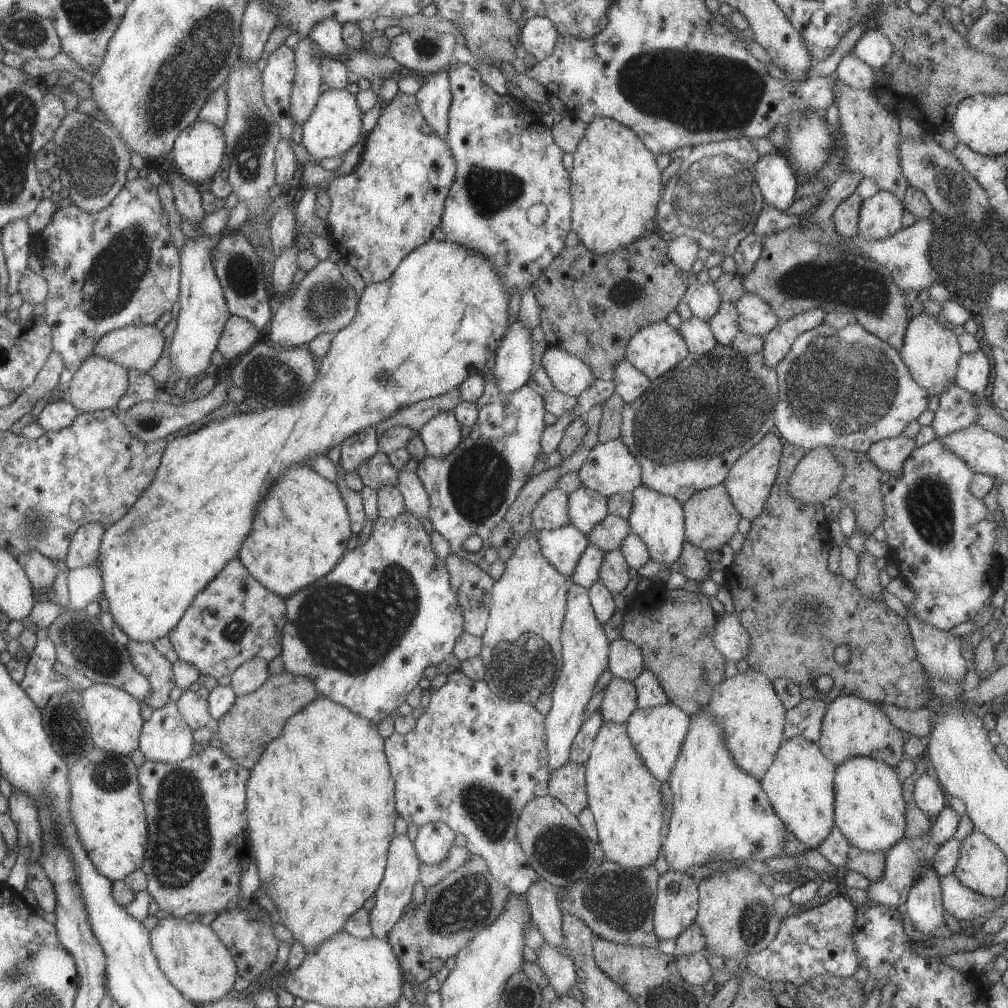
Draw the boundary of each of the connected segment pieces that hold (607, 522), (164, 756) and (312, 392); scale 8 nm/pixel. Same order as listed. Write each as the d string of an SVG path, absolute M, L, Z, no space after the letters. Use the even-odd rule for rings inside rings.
M607 513L587 534L588 544L596 546L602 553L616 549L630 533L628 521Z
M175 703L155 709L142 724L138 749L147 761L176 763L191 755L192 730Z
M431 238L425 244L418 246L407 254L391 273L391 276L387 277L387 280L365 284L358 298L354 319L336 332L327 353L317 359L318 371L315 382L303 394L303 402L297 402L295 406L265 407L265 410L249 411L247 414L237 412L235 415L228 416L226 420L211 420L203 428L168 442L151 484L139 495L139 498L119 520L116 520L109 528L104 529L100 540L97 562L102 576L102 595L108 602L108 611L118 628L126 634L128 639L135 642L153 642L158 638L167 636L168 632L179 622L180 616L192 603L195 595L207 586L207 583L216 575L216 572L219 572L220 568L223 568L224 564L227 564L228 560L236 556L242 540L249 532L253 512L255 512L255 504L263 498L265 490L269 488L274 478L284 468L296 464L307 464L307 461L305 461L307 458L315 454L325 454L346 436L363 427L375 426L383 419L394 415L394 412L400 408L455 389L468 376L483 376L492 372L496 350L499 348L502 336L508 328L507 300L509 300L509 296L510 294L504 289L504 284L498 272L486 256L447 239L437 241Z

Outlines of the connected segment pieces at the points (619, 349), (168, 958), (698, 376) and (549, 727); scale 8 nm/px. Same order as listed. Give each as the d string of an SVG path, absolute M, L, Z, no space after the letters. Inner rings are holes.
M655 232L646 233L632 246L600 255L589 252L582 244L563 247L530 286L539 306L538 325L546 344L579 358L594 378L612 380L614 366L623 360L631 336L648 324L663 321L688 287L686 271L675 266L666 252L666 242Z
M166 917L157 921L148 931L148 937L161 972L191 1003L215 1002L232 990L234 978L238 975L236 964L231 953L223 946L209 925L203 925L198 921L187 922L183 917Z
M715 343L715 346L709 352L704 352L700 355L688 354L684 356L683 360L680 360L670 371L664 372L661 376L650 380L650 385L641 393L641 396L638 396L630 403L624 402L621 411L619 439L621 439L623 444L627 445L631 454L635 455L635 460L640 464L642 483L657 492L676 498L680 503L686 501L694 492L721 484L725 480L729 467L737 460L737 457L754 444L757 444L767 433L774 430L773 408L775 396L778 395L777 384L776 370L764 363L761 351L743 356L741 353L737 353L737 349L731 345L720 345L719 343Z
M568 583L566 611L560 628L561 668L552 690L553 702L544 716L544 741L548 754L548 769L558 769L568 761L569 749L575 734L583 724L584 710L597 679L608 668L608 642L602 624L595 618L588 590Z

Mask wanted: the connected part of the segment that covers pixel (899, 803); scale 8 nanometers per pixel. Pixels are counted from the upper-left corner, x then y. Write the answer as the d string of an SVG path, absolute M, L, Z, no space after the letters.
M871 757L848 758L835 767L833 794L834 826L839 828L850 846L885 853L903 838L904 801L894 767Z

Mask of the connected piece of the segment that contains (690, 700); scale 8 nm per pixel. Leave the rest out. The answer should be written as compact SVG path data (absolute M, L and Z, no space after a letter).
M665 584L651 585L645 592L630 593L630 601L623 610L621 636L633 644L642 654L644 668L650 670L657 678L668 702L678 706L688 716L699 707L705 707L723 675L724 656L712 643L717 615L708 604L707 595L687 591L684 588L669 589Z

